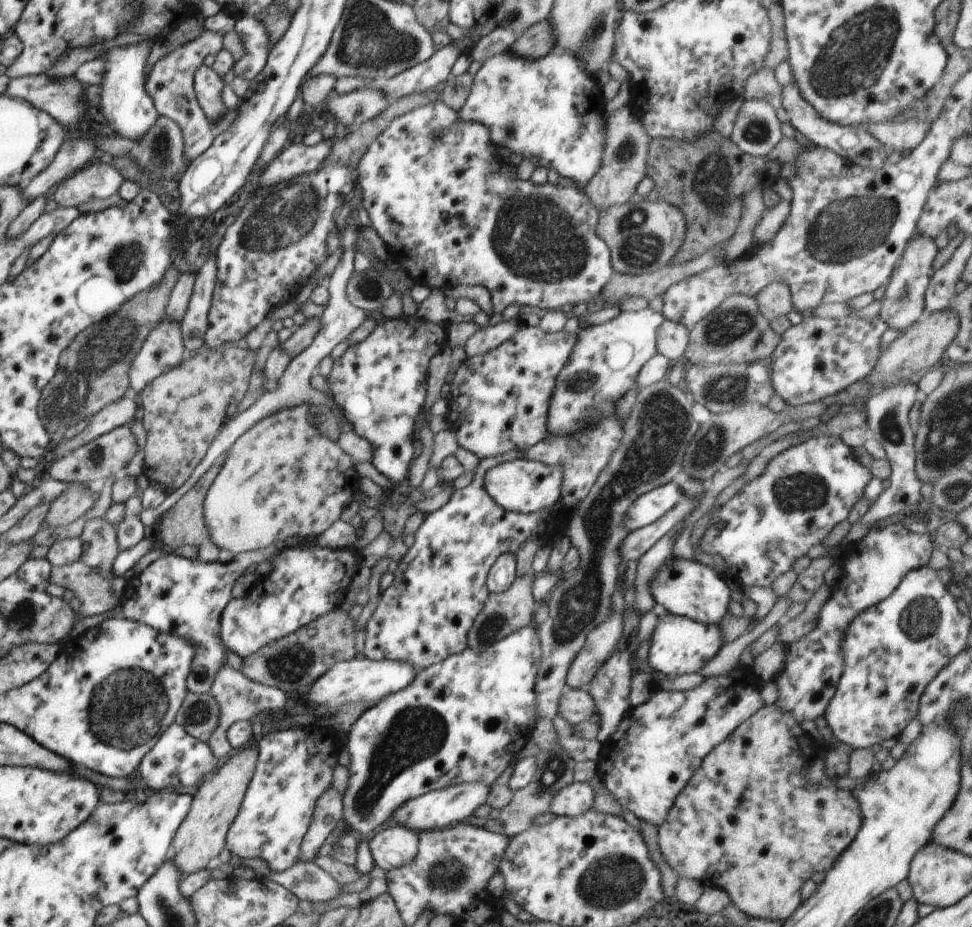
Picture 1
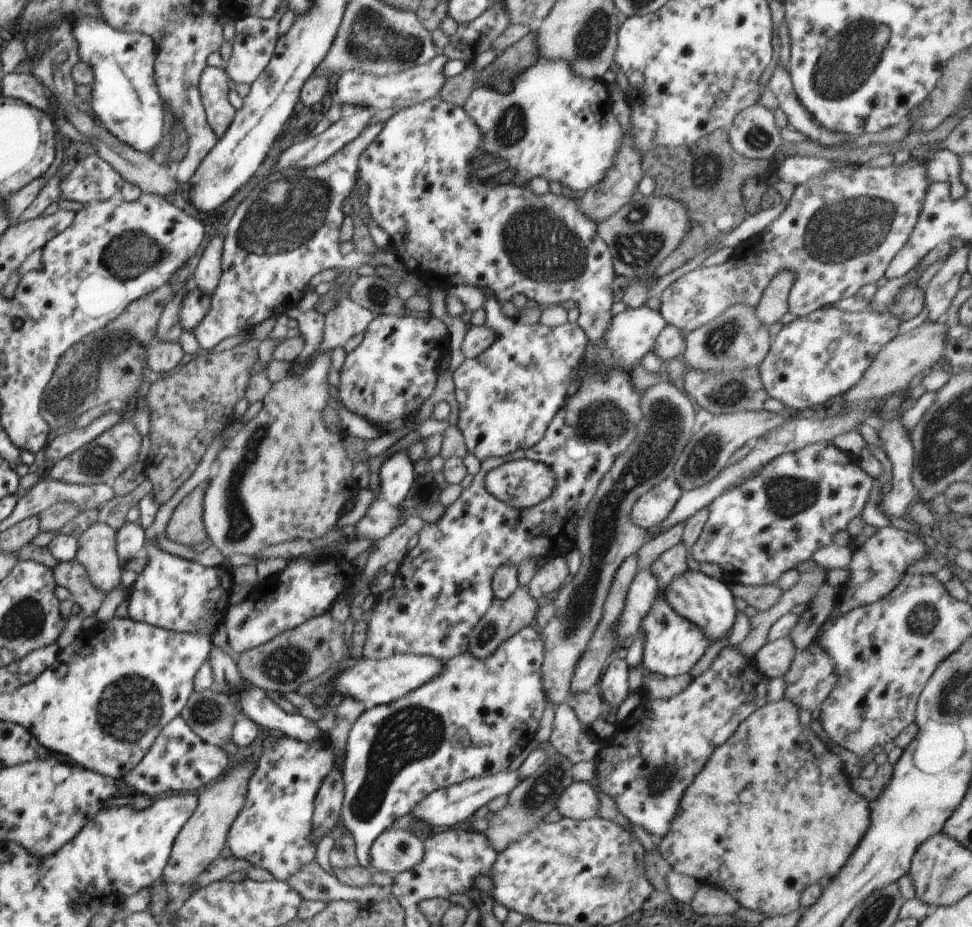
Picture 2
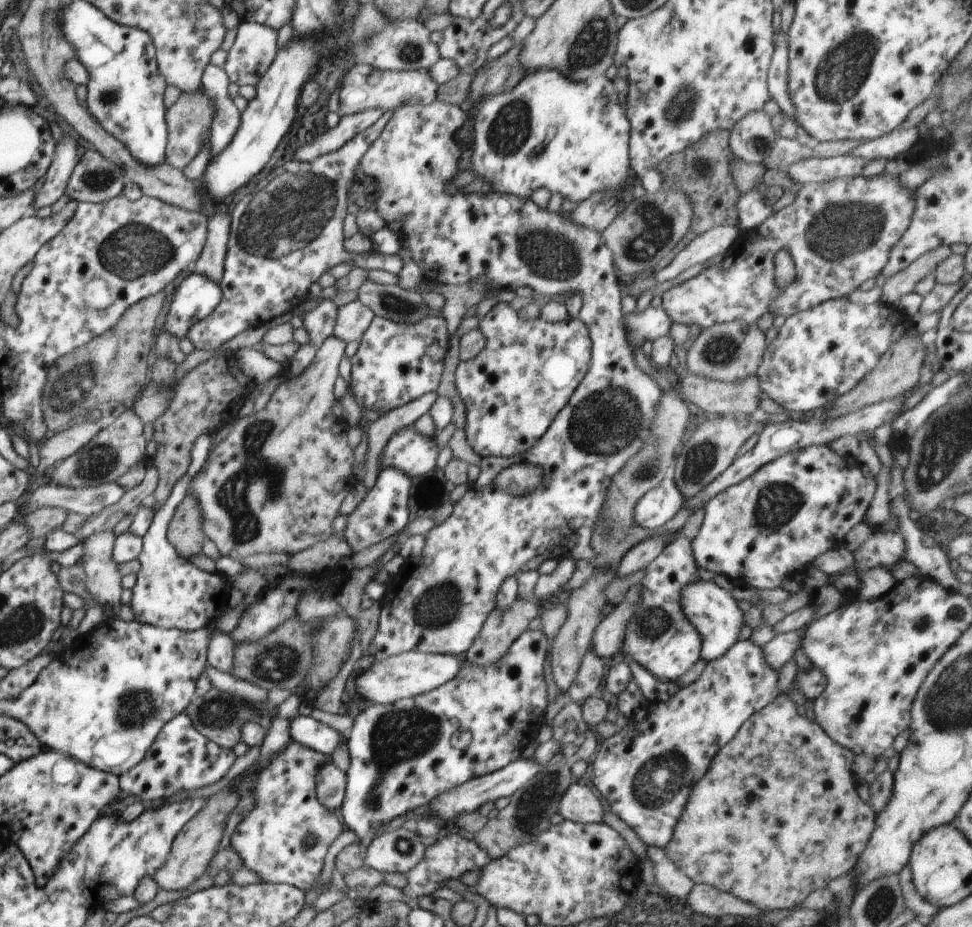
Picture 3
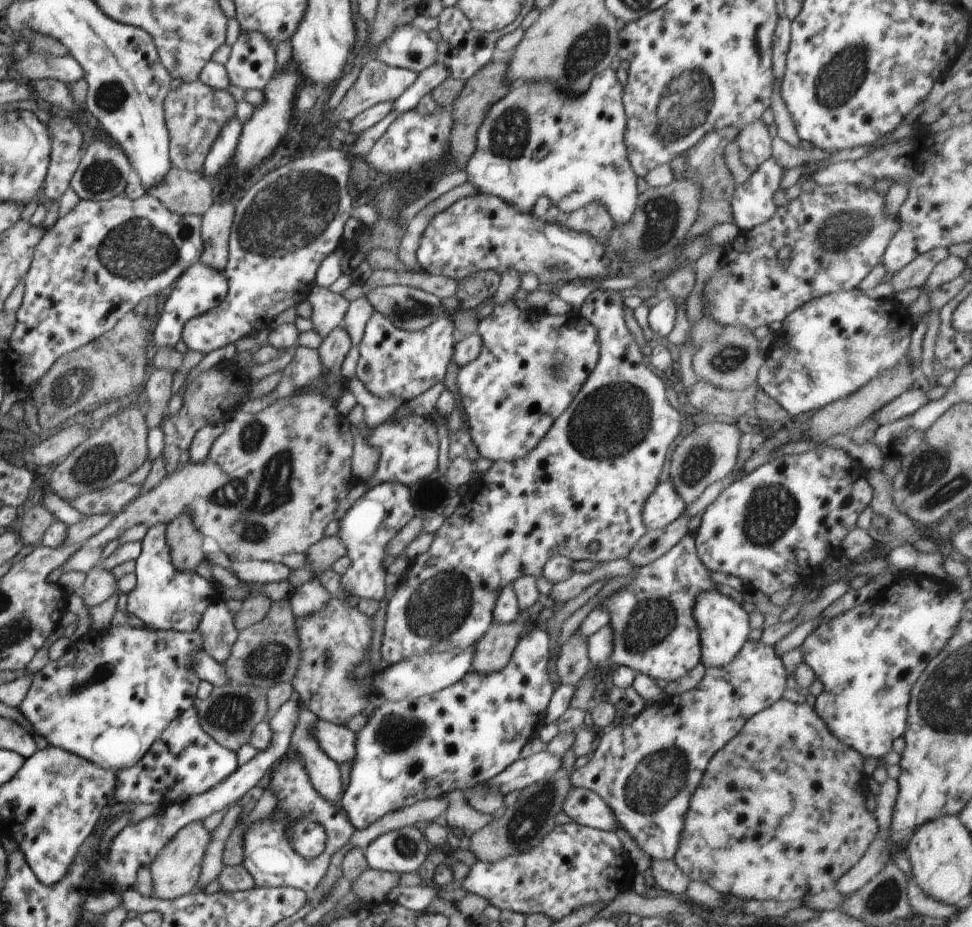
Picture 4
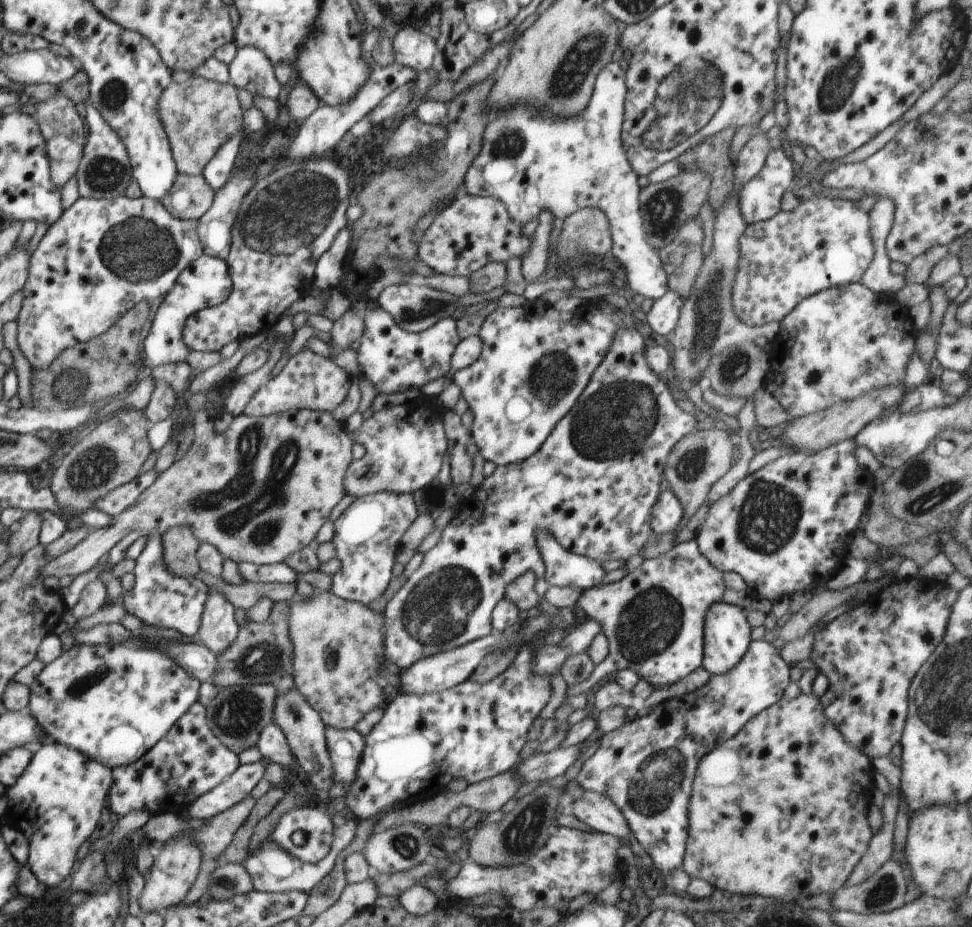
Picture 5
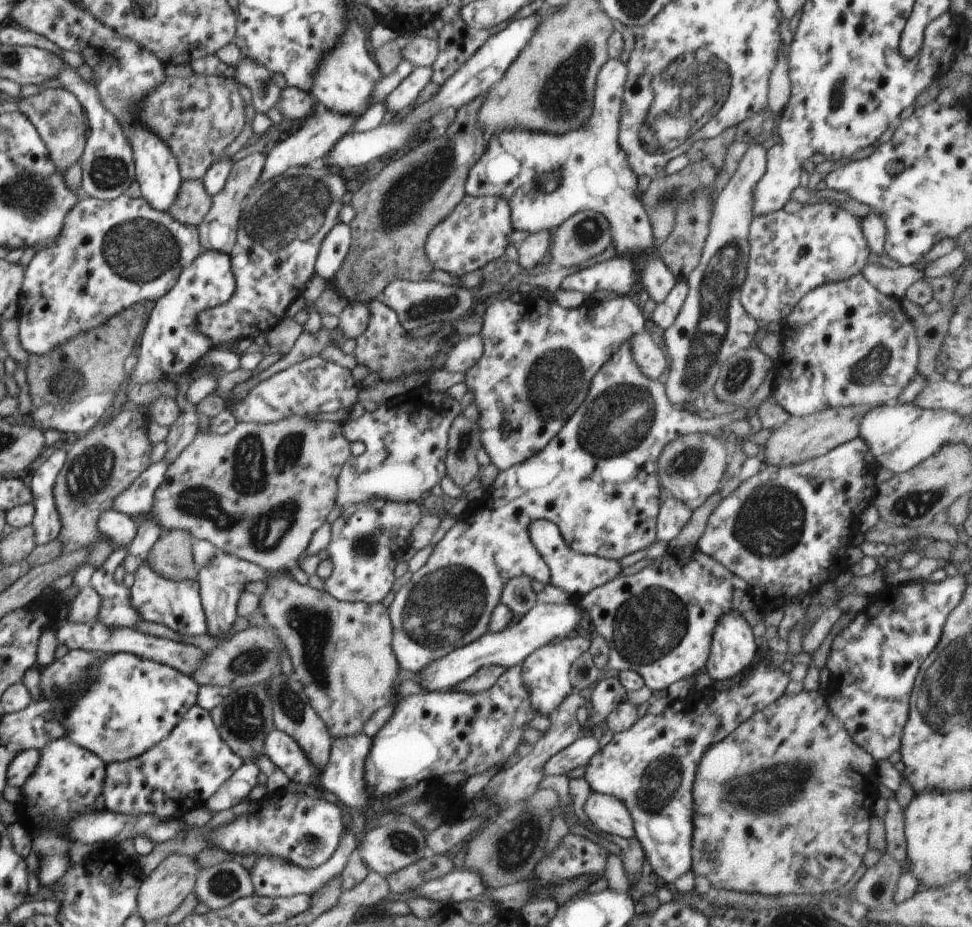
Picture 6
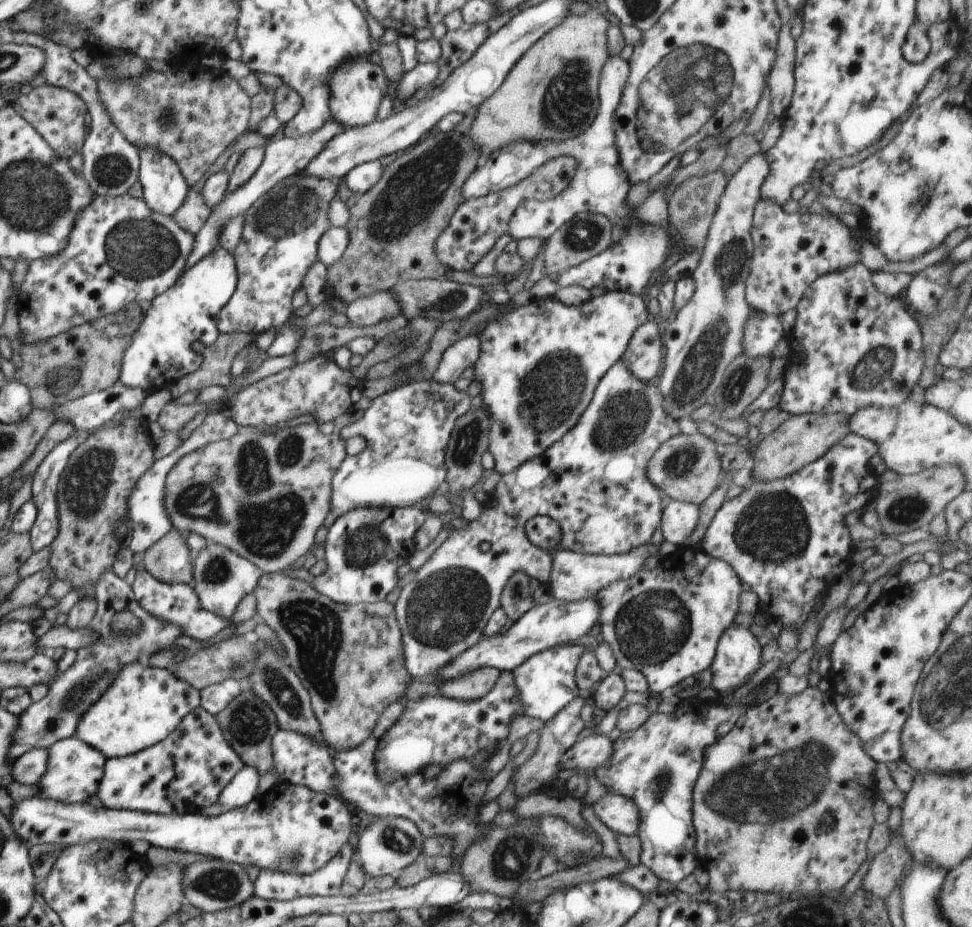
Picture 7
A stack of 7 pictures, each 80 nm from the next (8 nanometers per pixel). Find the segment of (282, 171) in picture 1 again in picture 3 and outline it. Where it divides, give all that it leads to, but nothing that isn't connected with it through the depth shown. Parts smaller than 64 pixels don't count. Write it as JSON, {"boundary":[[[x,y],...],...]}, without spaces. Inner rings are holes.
{"boundary":[[[364,109],[354,114],[340,114],[336,126],[320,135],[316,135],[312,142],[307,142],[296,149],[292,155],[294,161],[307,163],[315,158],[338,150],[359,132],[374,124],[382,115],[382,109]]]}

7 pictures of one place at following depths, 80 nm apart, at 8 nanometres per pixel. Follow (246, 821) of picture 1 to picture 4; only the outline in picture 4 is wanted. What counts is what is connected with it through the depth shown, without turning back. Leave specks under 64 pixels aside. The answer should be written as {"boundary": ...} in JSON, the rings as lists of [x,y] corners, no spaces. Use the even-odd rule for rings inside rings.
{"boundary":[[[294,756],[294,758],[286,758],[280,760],[275,768],[270,772],[264,782],[265,788],[270,788],[277,798],[275,809],[265,819],[258,819],[245,826],[243,832],[243,867],[253,876],[256,887],[294,887],[303,890],[310,896],[318,883],[327,873],[333,854],[349,842],[349,838],[356,830],[348,817],[340,809],[339,804],[332,804],[324,800],[311,783],[305,762],[302,757]],[[302,821],[312,821],[322,826],[325,830],[327,839],[324,850],[314,858],[307,859],[298,854],[291,845],[287,837],[287,831],[297,823]]]}

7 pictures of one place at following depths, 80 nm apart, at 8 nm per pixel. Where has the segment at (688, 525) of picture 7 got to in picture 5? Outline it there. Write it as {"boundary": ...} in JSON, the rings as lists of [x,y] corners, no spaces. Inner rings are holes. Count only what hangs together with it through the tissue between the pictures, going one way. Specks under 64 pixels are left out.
{"boundary":[[[671,490],[658,495],[651,510],[650,526],[657,533],[672,532],[682,519],[683,510],[678,497]]]}

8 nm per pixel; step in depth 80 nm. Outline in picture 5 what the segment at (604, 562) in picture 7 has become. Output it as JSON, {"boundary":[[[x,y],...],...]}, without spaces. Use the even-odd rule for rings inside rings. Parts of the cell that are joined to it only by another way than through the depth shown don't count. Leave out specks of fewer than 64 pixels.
{"boundary":[[[538,531],[536,538],[550,586],[578,587],[584,591],[600,586],[606,572],[598,561],[562,548],[552,531]]]}

